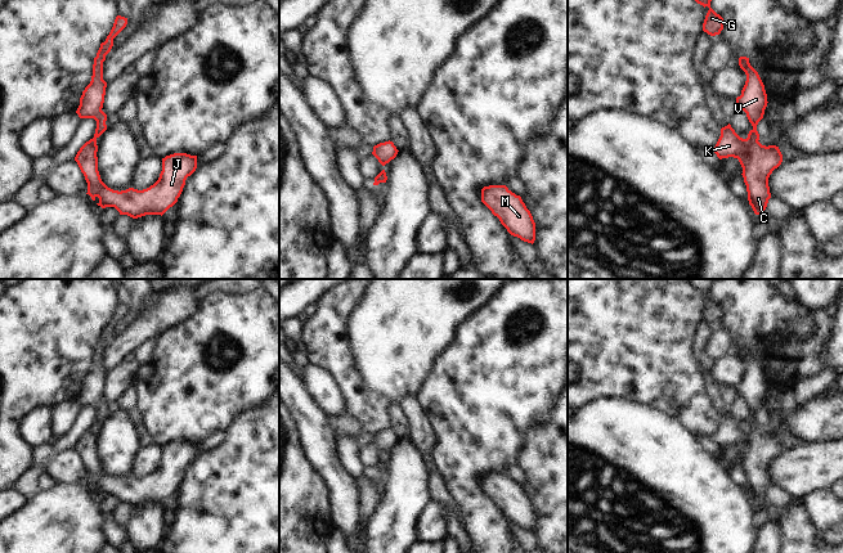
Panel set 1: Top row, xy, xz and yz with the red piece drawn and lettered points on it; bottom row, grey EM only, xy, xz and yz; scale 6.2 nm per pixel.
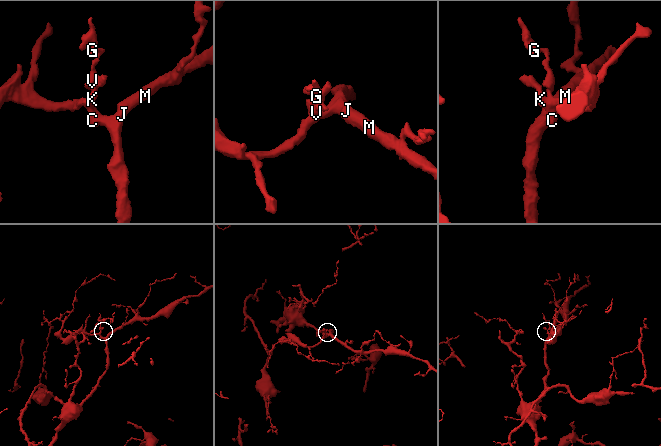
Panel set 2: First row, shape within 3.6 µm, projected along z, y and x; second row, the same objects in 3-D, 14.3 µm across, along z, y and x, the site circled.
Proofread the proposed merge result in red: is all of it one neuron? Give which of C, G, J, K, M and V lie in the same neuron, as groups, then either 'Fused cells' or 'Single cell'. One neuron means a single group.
Groups: C G J K M V. Single cell.

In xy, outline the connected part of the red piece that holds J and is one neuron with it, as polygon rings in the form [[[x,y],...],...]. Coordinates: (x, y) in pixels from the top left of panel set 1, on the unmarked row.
[[[117,304],[106,329],[94,346],[90,372],[82,379],[76,399],[80,406],[94,406],[97,417],[94,426],[77,440],[75,449],[88,471],[88,481],[102,496],[115,495],[120,503],[138,507],[145,503],[163,503],[180,485],[185,468],[197,457],[197,444],[174,441],[162,446],[162,459],[158,468],[147,477],[113,478],[100,467],[98,459],[97,427],[107,418],[107,403],[102,399],[107,370],[103,368],[103,350],[113,334],[113,327],[126,315],[127,306]]]

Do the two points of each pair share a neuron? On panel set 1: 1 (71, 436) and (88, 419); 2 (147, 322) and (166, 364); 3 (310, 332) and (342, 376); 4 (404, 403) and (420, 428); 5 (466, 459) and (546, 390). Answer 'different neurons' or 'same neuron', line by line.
1: same neuron
2: different neurons
3: same neuron
4: same neuron
5: same neuron

